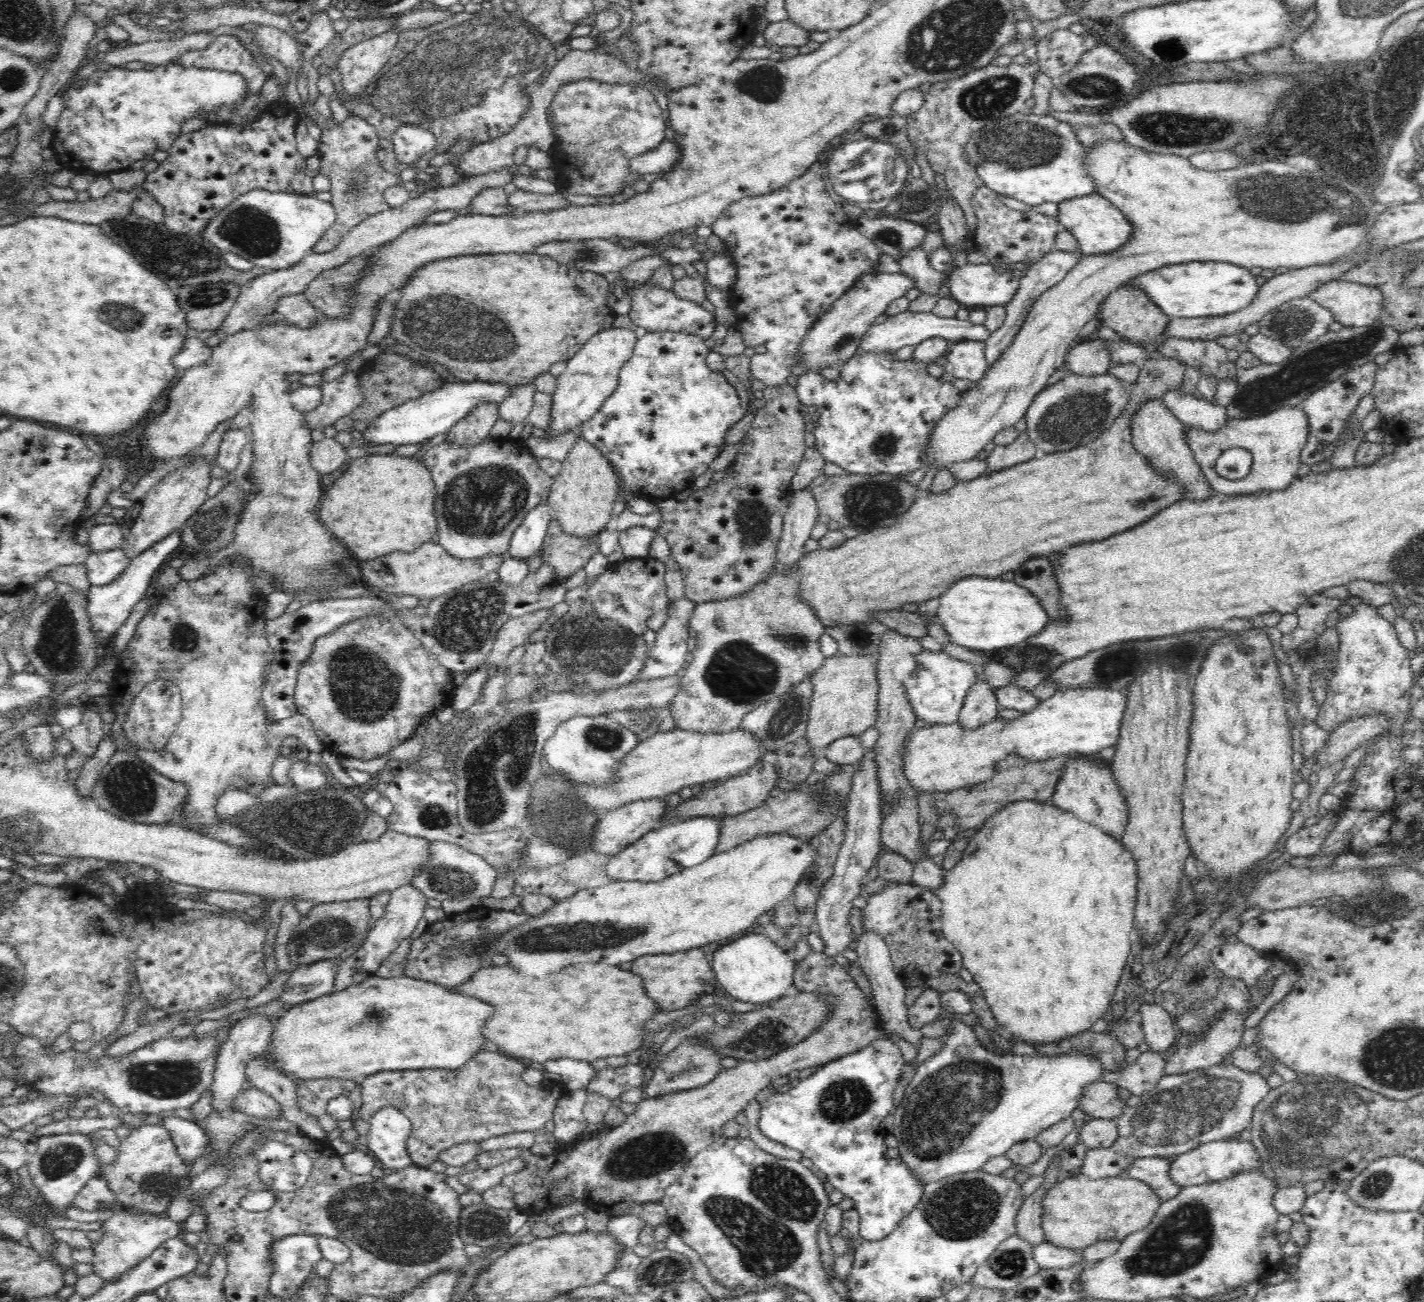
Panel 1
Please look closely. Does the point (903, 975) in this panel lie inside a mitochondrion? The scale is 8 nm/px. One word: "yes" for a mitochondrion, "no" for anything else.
no

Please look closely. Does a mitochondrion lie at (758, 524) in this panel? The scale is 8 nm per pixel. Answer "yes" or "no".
yes

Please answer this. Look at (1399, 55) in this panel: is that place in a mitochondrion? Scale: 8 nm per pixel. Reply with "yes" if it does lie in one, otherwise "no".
no

